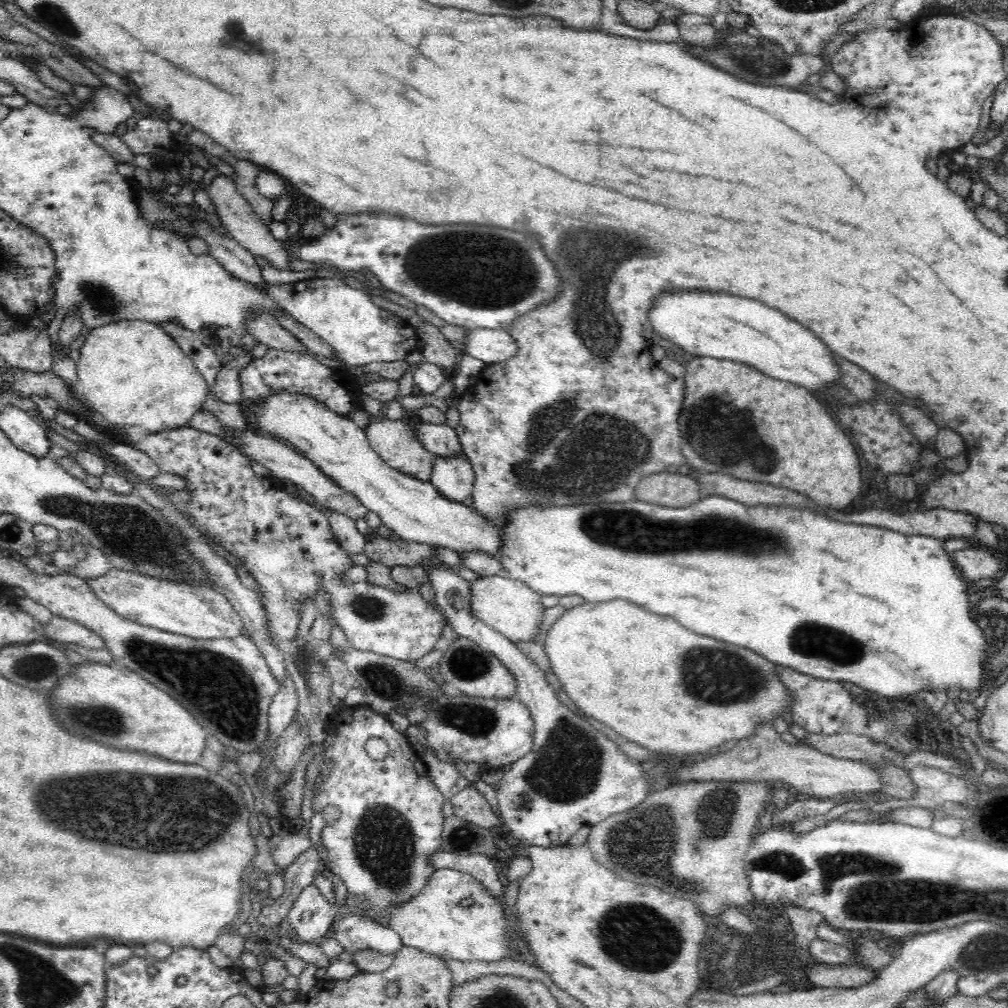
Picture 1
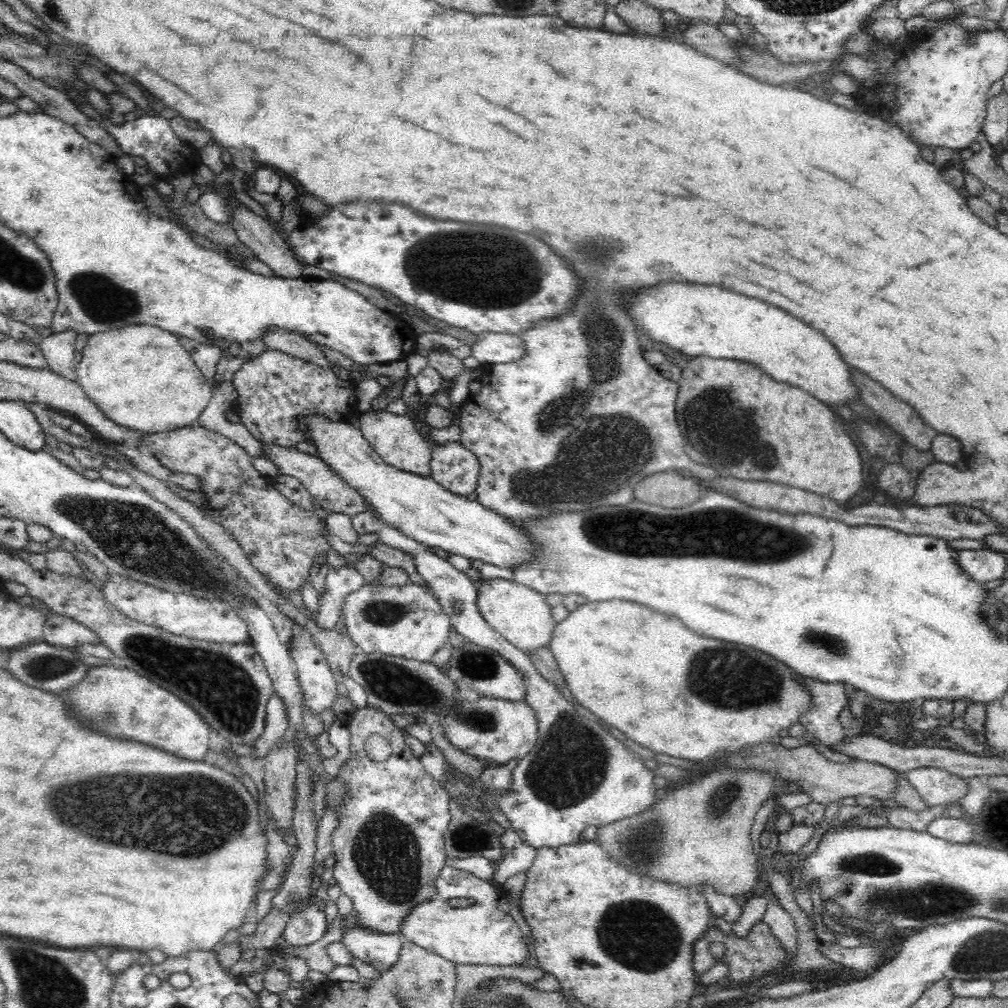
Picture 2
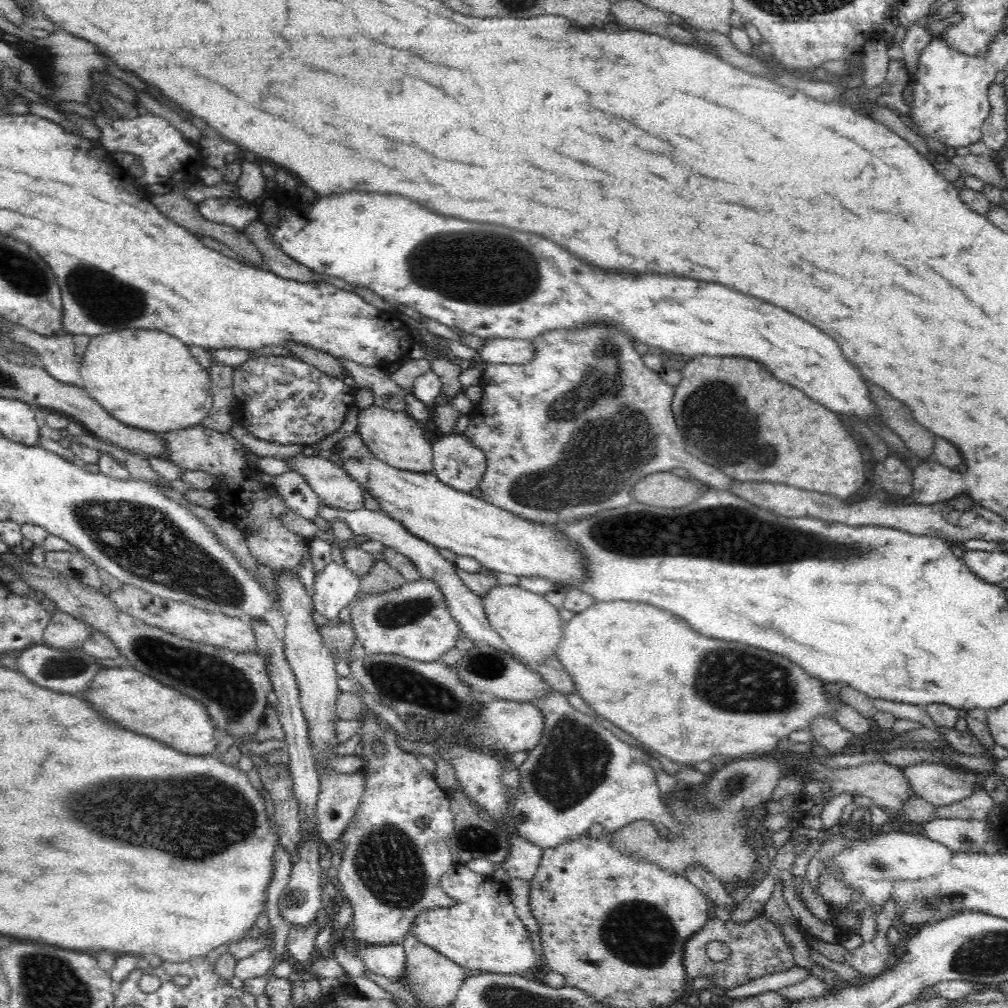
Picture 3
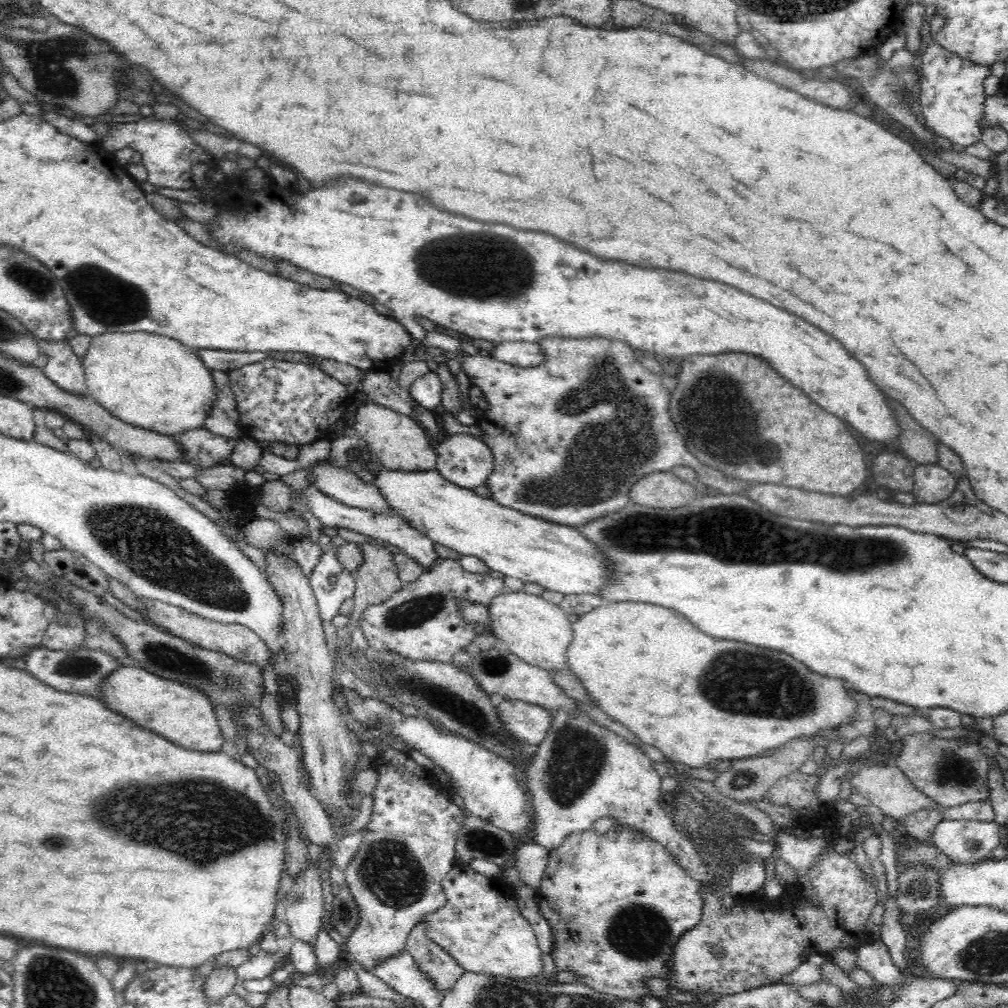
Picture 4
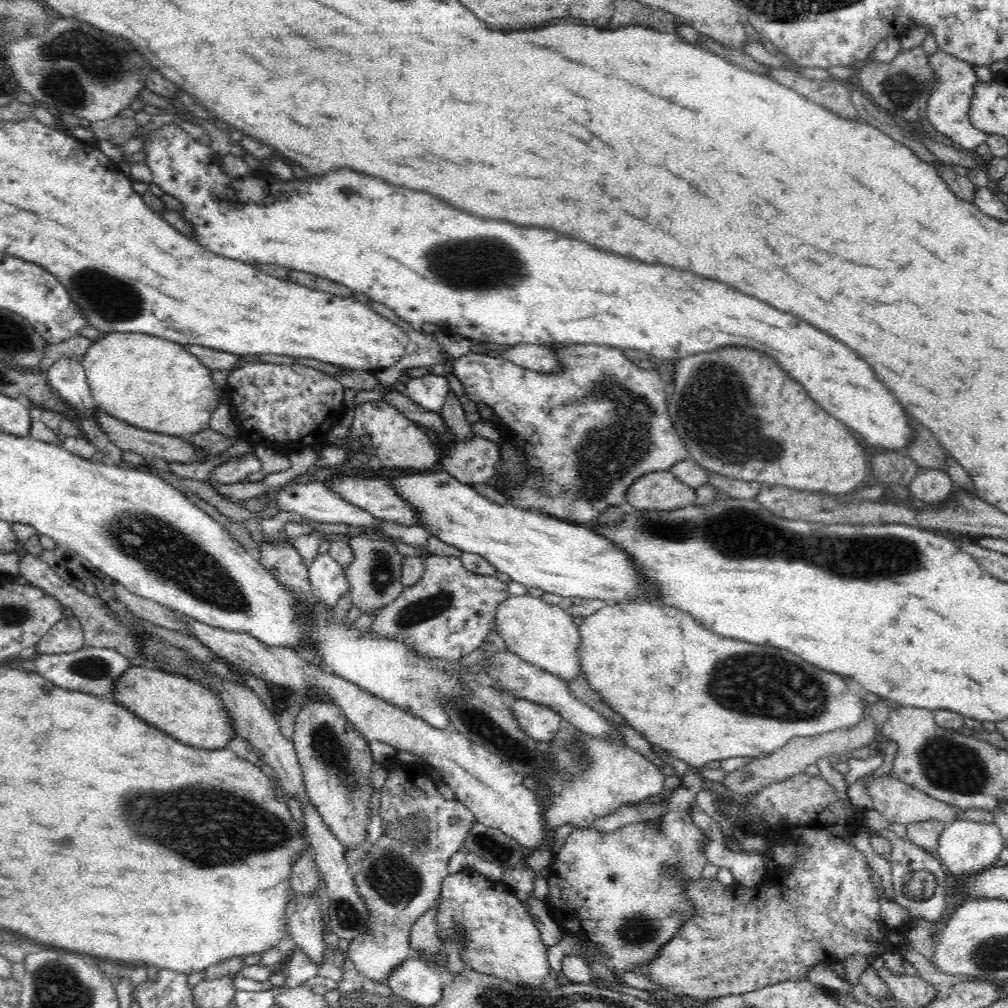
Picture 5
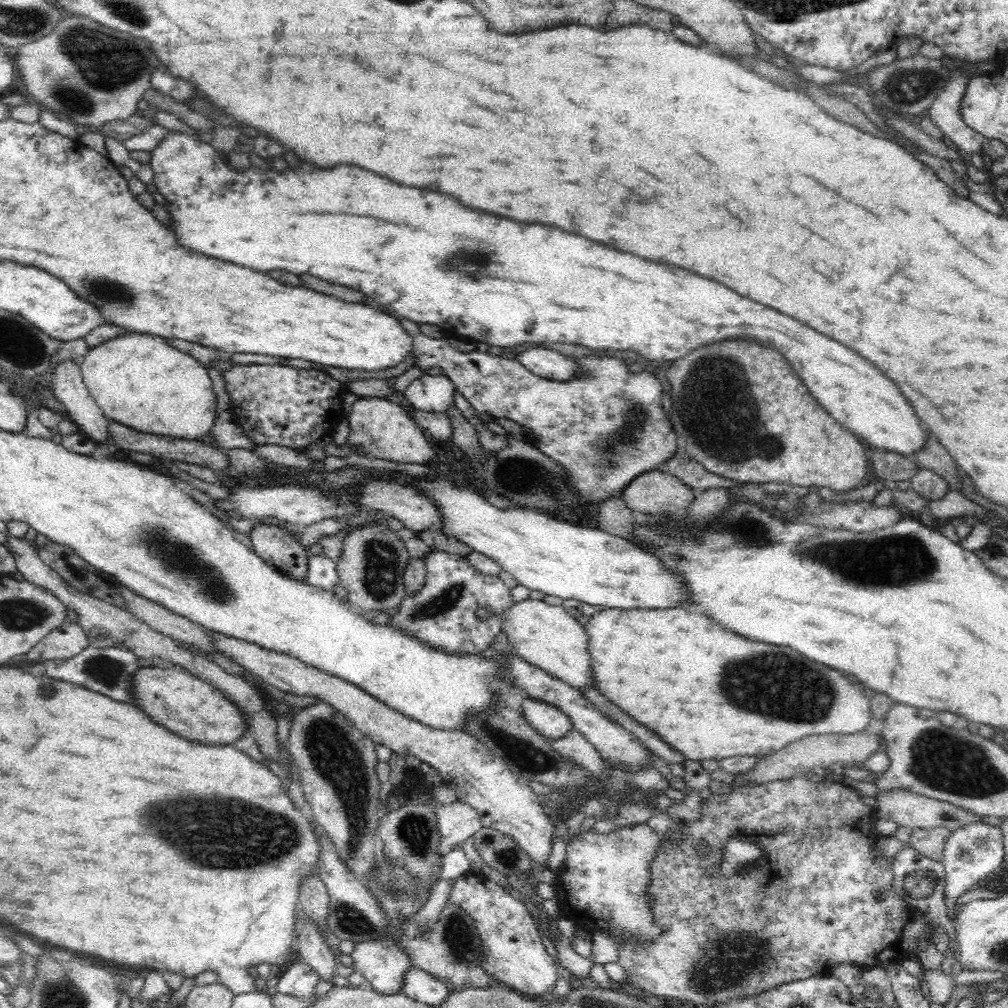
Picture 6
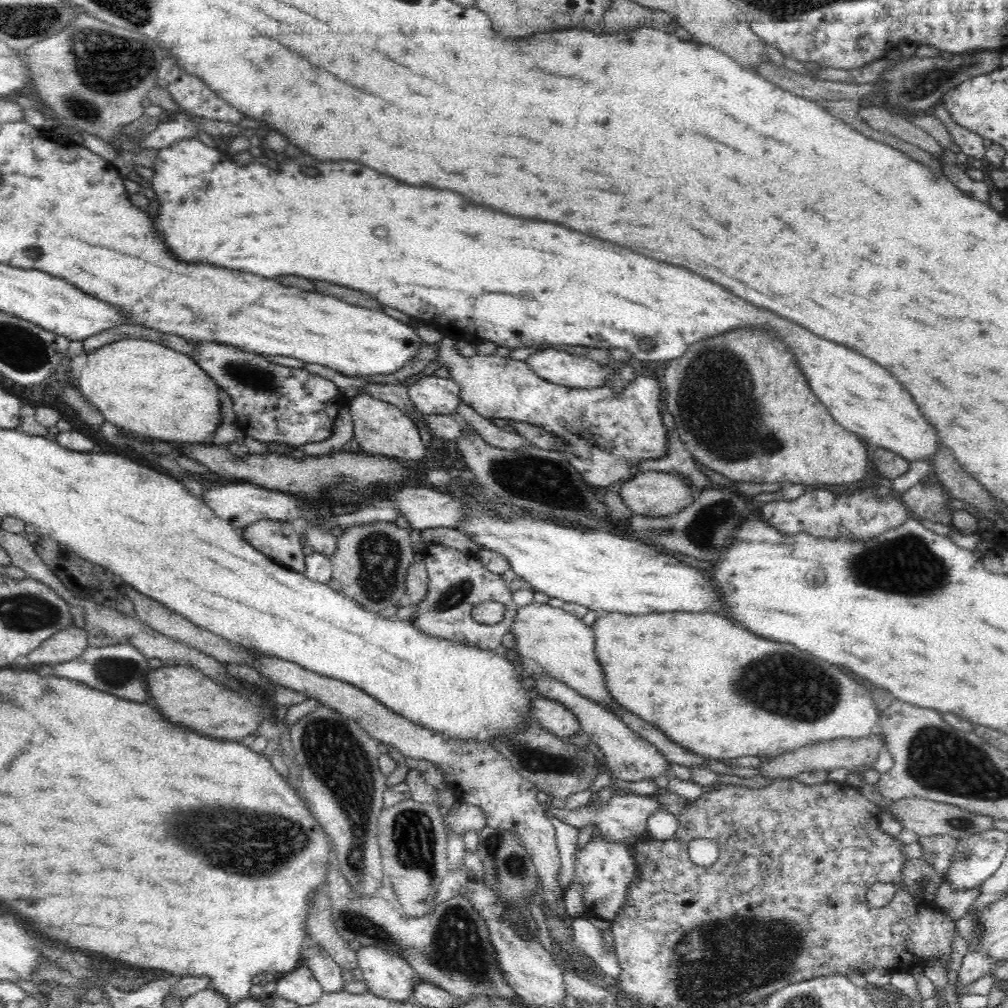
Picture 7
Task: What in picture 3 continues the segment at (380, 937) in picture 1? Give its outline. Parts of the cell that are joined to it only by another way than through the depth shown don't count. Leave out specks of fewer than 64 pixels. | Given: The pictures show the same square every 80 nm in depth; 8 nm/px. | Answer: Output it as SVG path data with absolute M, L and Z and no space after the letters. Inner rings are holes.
M401 942L388 946L356 944L354 952L372 973L384 976L392 982L402 982L406 978L407 957Z

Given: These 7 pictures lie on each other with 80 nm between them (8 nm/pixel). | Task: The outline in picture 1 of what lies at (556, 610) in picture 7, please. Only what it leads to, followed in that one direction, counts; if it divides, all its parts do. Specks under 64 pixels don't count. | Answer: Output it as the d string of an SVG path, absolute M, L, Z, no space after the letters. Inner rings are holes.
M484 576L470 582L470 607L475 618L514 642L532 642L544 618L542 595L509 576Z

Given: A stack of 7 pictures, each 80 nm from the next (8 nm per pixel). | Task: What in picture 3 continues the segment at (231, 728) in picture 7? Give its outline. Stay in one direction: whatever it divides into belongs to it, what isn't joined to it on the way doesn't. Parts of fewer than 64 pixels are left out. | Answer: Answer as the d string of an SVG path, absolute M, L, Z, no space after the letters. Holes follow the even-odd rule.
M134 667L102 668L90 682L84 699L102 716L114 720L116 724L138 734L148 734L154 740L170 742L184 754L200 756L214 754L216 751L216 726L212 723L206 706Z

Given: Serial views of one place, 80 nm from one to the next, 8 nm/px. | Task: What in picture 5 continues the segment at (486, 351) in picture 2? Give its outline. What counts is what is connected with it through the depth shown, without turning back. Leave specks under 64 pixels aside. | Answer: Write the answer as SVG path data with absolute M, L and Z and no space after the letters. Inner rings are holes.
M514 345L498 355L523 369L540 374L557 374L563 370L555 352L546 345Z

